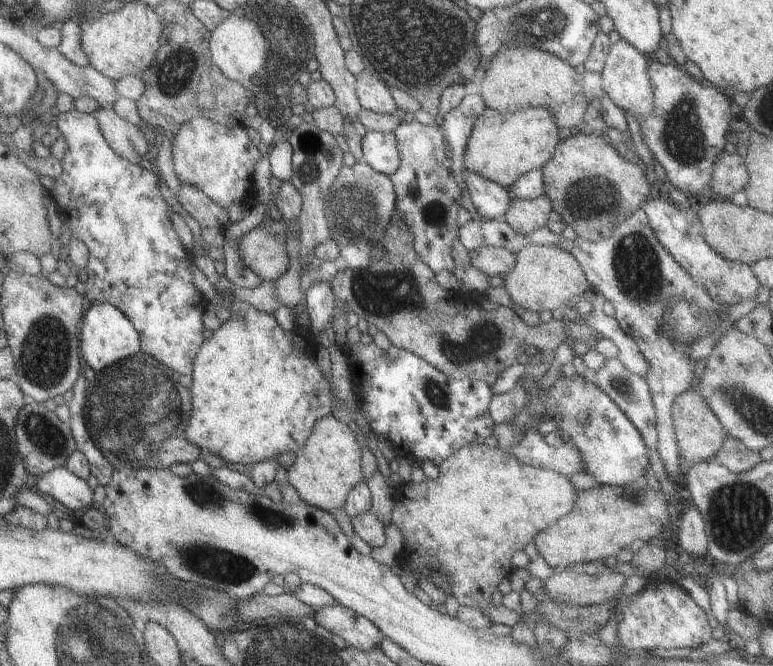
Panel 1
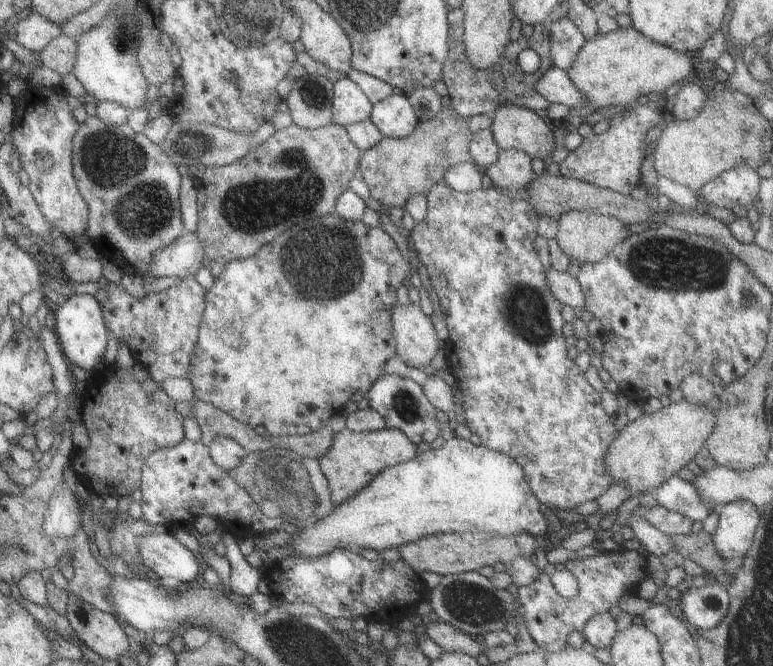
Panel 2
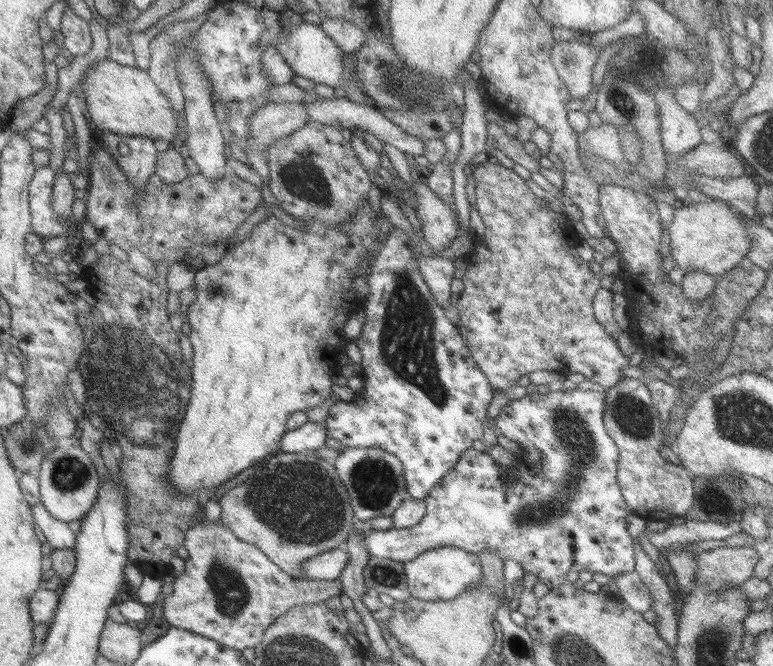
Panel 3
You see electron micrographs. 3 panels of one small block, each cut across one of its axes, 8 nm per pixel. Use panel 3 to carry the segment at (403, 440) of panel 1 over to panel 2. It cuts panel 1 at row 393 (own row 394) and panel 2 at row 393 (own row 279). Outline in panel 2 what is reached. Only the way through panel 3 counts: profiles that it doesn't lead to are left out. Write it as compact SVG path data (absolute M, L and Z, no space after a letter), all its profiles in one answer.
M396 374L390 376L383 375L373 386L366 396L370 402L369 405L384 418L386 427L402 430L403 434L408 436L414 444L419 445L422 442L432 443L441 434L441 423L437 418L437 411L430 404L428 398L425 398L422 388L412 379L403 378Z

